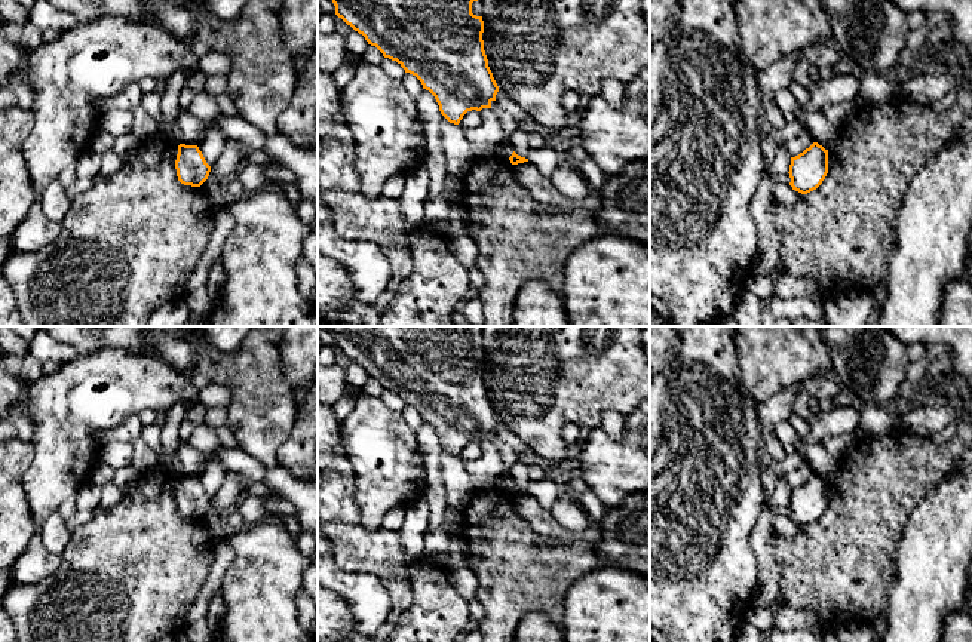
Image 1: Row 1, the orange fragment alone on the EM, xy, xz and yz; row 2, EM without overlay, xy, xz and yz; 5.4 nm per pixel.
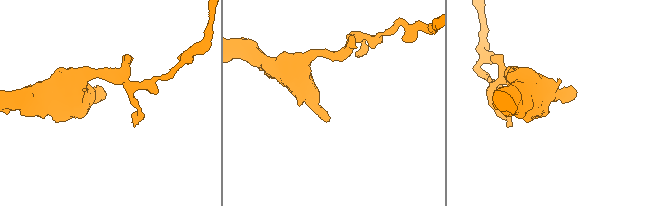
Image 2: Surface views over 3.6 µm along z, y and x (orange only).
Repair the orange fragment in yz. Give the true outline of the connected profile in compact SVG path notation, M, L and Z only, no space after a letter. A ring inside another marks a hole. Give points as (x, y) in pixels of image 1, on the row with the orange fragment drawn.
M818 142L795 157L791 157L789 185L792 190L807 194L816 190L828 173L828 150Z

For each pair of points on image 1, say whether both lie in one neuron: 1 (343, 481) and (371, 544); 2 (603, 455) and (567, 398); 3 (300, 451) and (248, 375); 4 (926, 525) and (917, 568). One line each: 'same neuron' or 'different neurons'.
1: same neuron
2: different neurons
3: different neurons
4: same neuron

